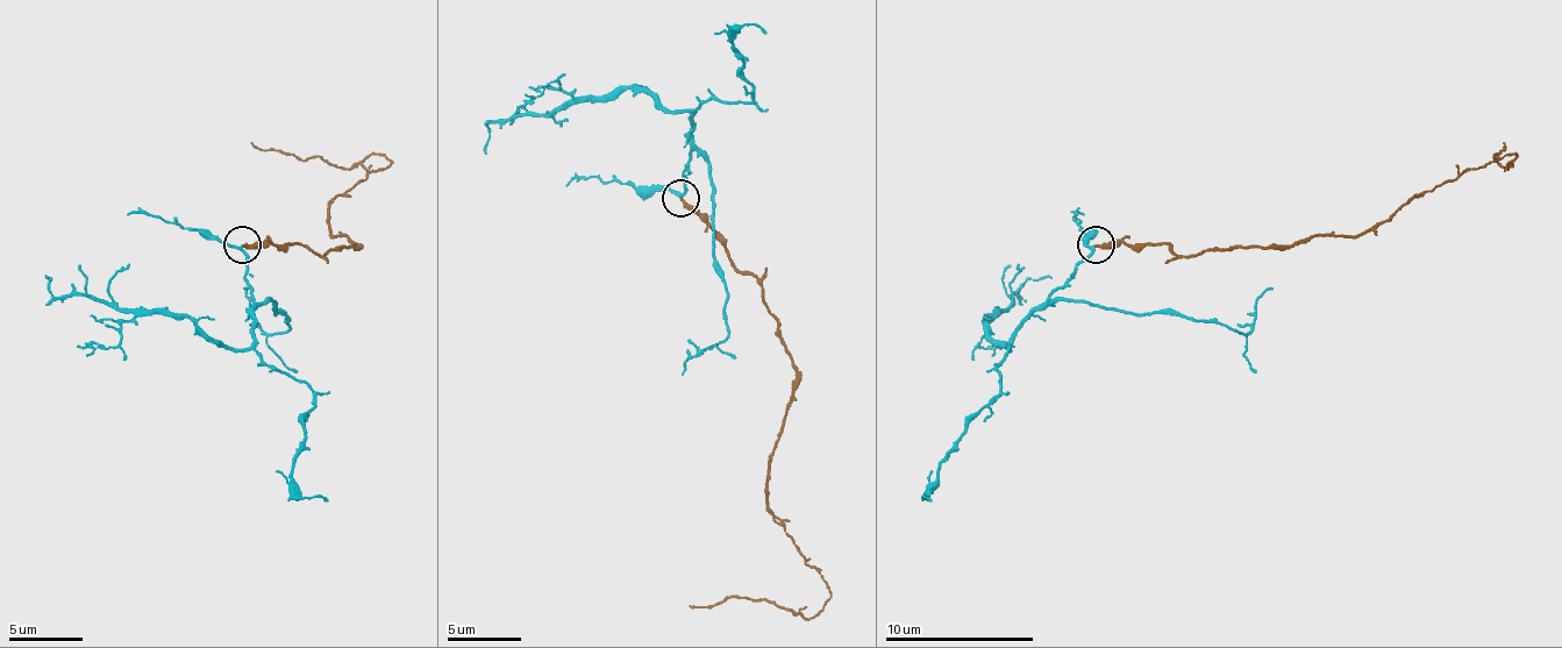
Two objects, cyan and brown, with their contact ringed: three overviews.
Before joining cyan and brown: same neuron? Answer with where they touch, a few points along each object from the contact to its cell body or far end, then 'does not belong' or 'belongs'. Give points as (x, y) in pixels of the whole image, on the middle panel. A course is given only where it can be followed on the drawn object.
(680, 198) | cyan via (682, 198), (692, 120), (682, 108), (663, 108), (641, 90), (611, 90), (522, 115), (492, 120), (485, 152) | brown via (682, 198), (760, 283), (797, 372), (767, 510), (829, 591), (811, 617), (756, 598), (689, 606) | does not belong

